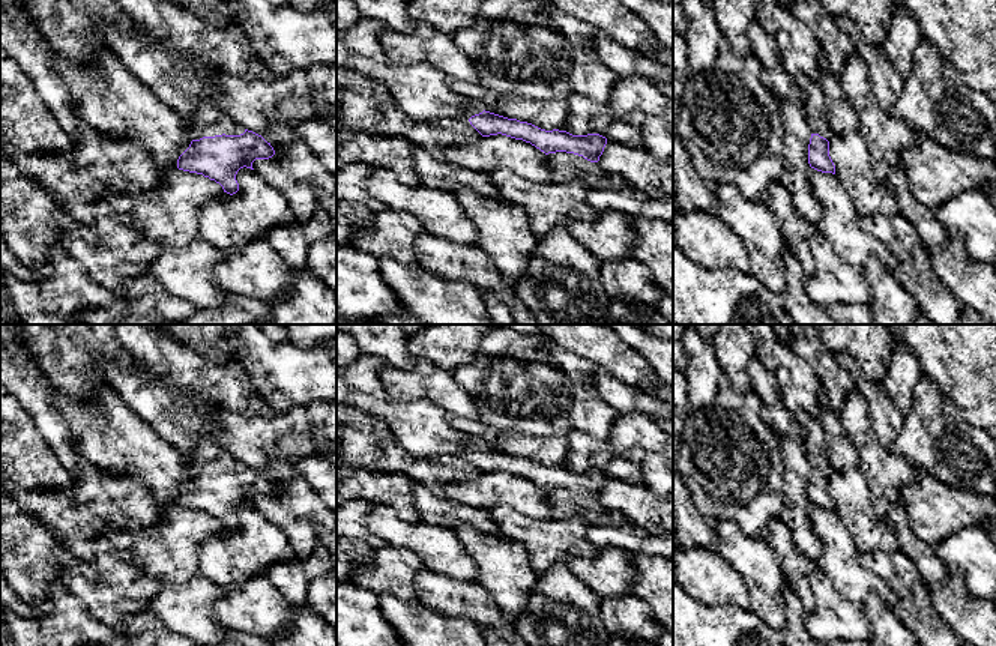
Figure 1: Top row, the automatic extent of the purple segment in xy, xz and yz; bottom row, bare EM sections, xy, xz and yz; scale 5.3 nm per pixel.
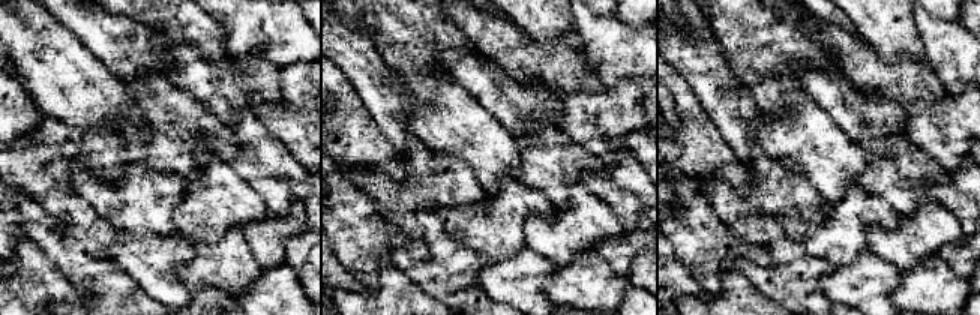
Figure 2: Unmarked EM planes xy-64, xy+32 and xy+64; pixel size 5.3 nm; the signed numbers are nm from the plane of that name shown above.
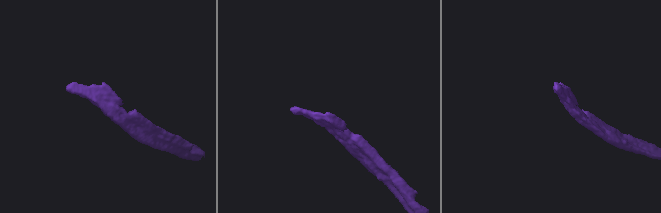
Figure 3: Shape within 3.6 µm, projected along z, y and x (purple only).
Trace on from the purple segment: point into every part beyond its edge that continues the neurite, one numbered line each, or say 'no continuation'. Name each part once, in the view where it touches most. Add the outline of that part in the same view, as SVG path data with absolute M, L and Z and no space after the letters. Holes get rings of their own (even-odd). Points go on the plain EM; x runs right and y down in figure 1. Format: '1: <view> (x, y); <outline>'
1: xy (209, 457); M203 436L197 442L192 457L189 460L186 458L186 464L192 476L200 476L203 473L215 473L222 470L240 472L245 469L243 463L240 463L216 440L207 436Z

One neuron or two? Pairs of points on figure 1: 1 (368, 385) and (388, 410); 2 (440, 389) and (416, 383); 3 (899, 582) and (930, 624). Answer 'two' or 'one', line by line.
1: two
2: one
3: one

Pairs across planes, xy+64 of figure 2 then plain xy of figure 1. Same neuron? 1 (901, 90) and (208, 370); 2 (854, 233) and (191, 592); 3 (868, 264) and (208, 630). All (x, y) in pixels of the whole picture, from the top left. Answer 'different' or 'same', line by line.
1: same
2: different
3: same

